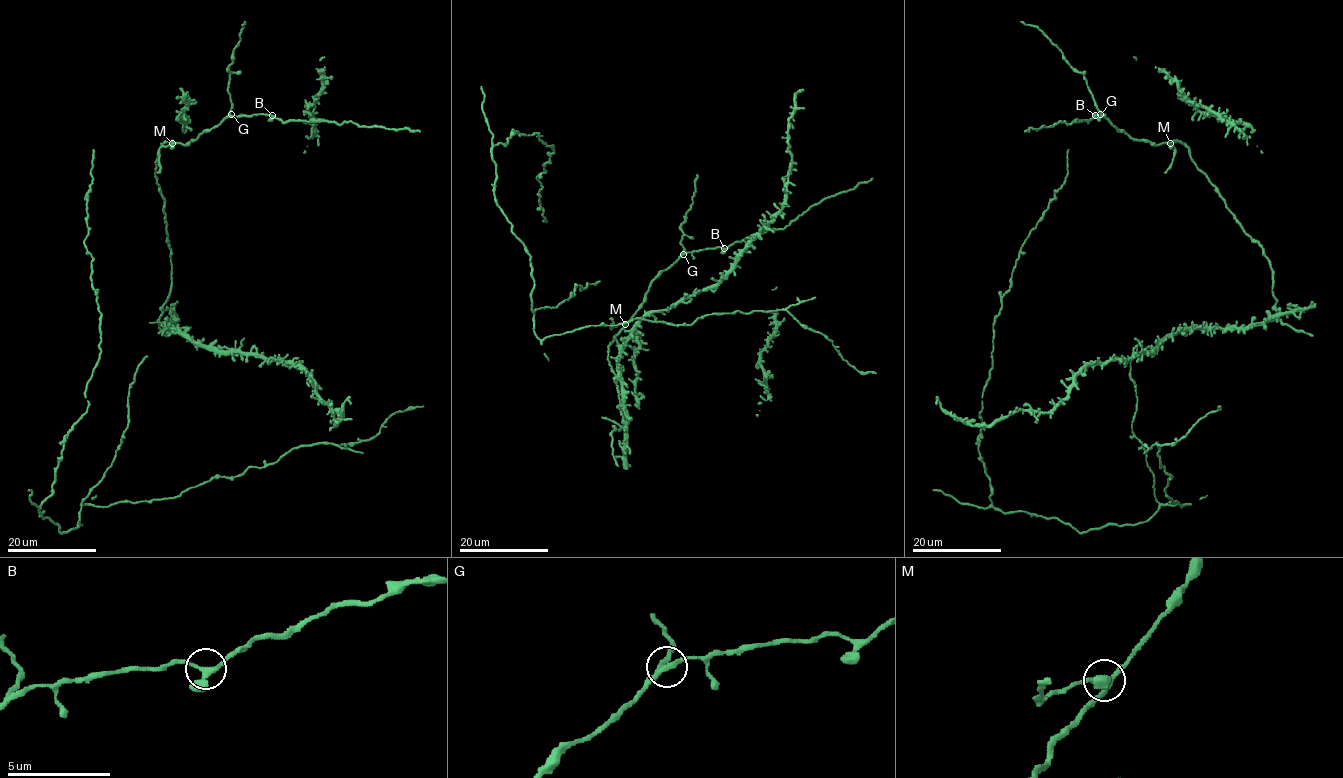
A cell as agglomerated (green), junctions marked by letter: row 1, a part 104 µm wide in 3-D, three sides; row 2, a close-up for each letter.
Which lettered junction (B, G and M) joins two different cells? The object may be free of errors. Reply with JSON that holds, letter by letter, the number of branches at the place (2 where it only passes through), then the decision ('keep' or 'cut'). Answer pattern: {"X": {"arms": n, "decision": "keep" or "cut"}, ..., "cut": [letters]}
{"B": {"arms": 3, "decision": "keep"}, "G": {"arms": 3, "decision": "keep"}, "M": {"arms": 4, "decision": "cut"}, "cut": ["M"]}

